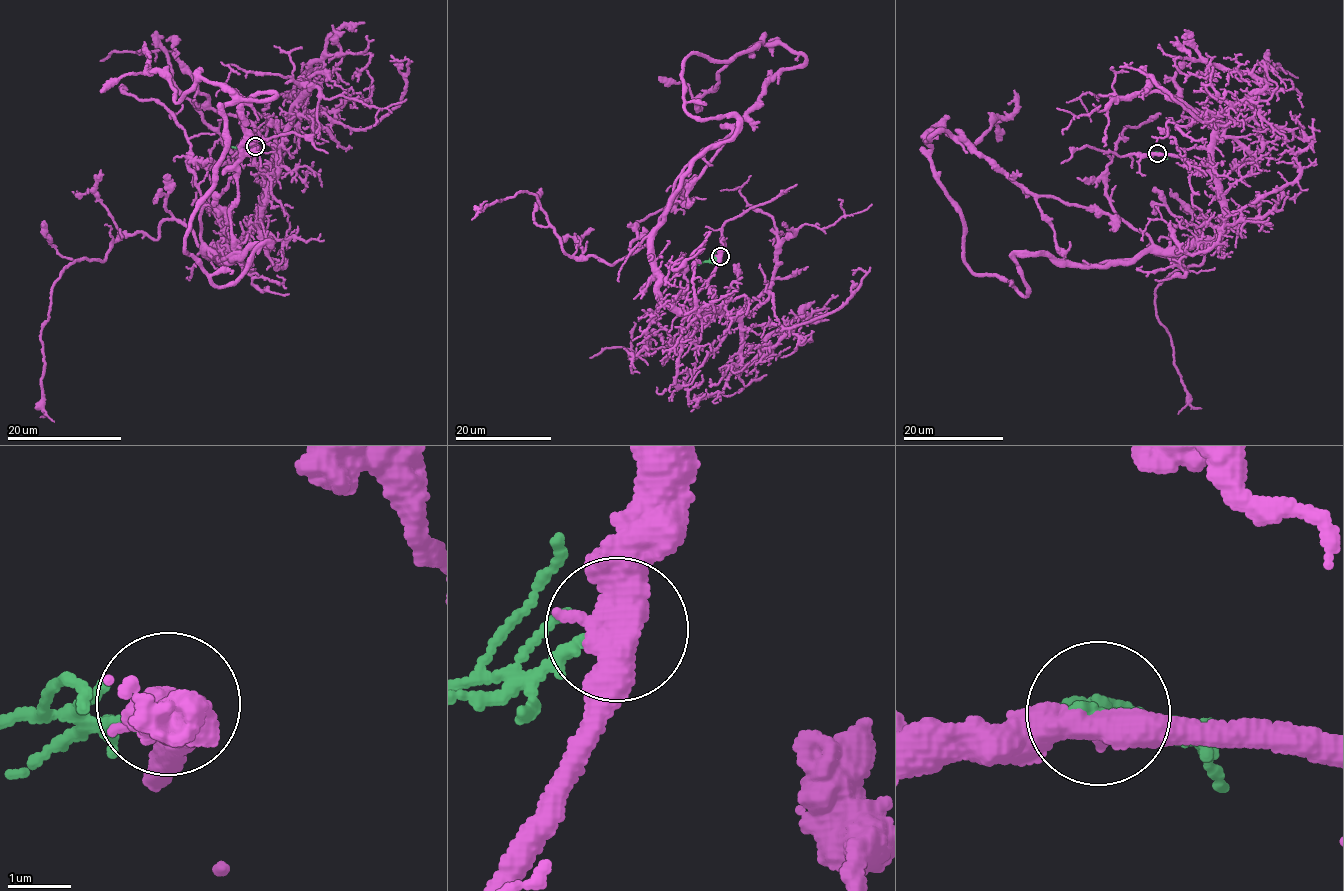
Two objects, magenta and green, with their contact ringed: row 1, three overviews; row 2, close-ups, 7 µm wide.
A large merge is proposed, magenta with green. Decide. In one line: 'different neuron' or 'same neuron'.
different neuron

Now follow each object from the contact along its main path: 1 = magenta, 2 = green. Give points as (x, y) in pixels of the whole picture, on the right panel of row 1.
1: (1157, 153), (1210, 174), (1213, 241), (1162, 249), (951, 133), (927, 141), (972, 145), (1006, 117), (997, 141)
2: (1157, 153), (1172, 154)

